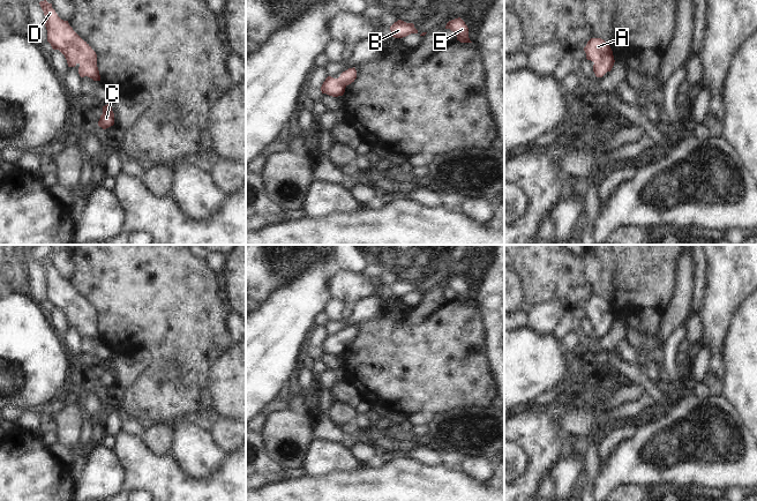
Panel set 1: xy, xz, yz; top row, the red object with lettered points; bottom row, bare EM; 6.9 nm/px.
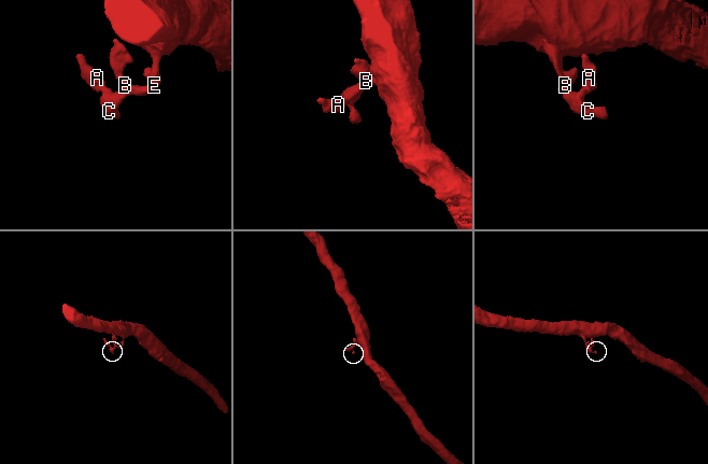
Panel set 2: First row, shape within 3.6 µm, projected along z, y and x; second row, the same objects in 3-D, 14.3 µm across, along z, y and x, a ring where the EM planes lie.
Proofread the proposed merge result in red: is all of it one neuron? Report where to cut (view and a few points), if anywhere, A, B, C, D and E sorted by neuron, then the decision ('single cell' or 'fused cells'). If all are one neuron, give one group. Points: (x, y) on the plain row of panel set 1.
cut none; groups A B C D E; single cell

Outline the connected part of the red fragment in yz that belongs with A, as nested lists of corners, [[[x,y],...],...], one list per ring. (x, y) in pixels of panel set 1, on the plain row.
[[[591,297],[584,306],[586,317],[594,321],[593,330],[602,336],[614,324],[614,314],[610,305],[601,297]]]

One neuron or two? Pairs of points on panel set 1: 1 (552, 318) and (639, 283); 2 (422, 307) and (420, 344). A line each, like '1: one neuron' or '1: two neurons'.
1: two neurons
2: two neurons

